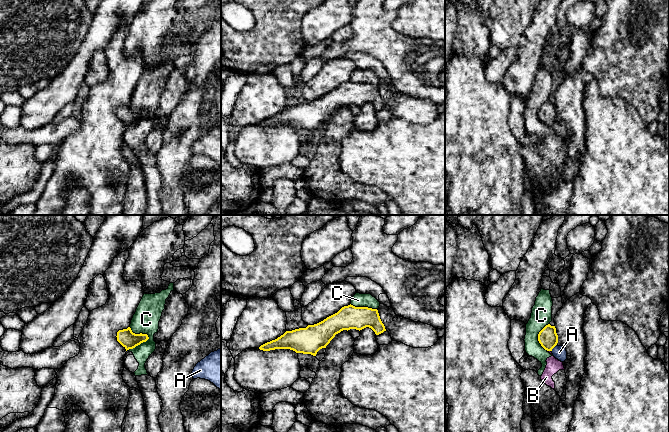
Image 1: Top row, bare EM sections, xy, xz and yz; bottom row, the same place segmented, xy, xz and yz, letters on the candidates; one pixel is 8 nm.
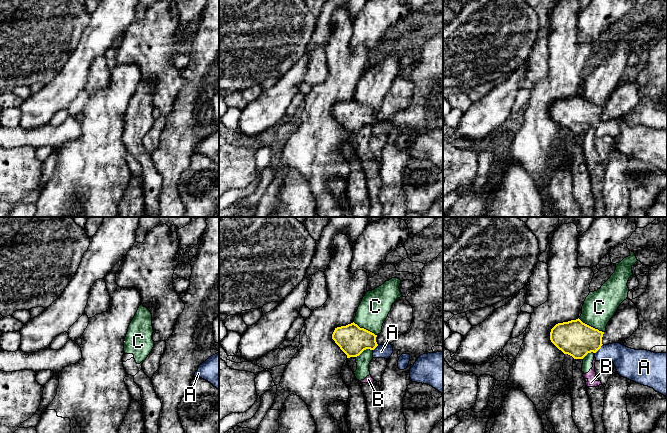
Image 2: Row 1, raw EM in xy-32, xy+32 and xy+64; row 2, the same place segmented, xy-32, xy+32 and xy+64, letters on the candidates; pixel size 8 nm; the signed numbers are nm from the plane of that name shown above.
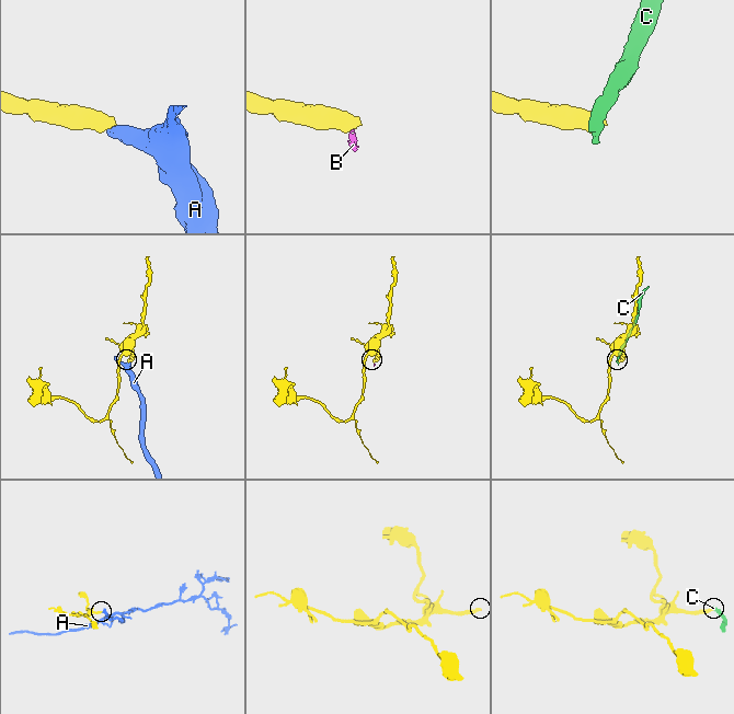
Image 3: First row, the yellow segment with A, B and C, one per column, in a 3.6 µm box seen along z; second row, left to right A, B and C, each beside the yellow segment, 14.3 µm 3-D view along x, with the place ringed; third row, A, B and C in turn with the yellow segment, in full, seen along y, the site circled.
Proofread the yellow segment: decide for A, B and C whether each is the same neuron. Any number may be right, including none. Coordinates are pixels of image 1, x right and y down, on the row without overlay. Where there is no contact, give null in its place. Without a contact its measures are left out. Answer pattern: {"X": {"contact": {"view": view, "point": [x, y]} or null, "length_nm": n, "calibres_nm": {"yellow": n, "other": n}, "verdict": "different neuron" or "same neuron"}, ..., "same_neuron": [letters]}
{"A": {"contact": {"view": "yz", "point": [553, 123]}, "length_nm": 80, "calibres_nm": {"yellow": 160, "other": 110}, "verdict": "same neuron"}, "B": {"contact": {"view": "yz", "point": [549, 126]}, "length_nm": 30, "calibres_nm": {"yellow": 160, "other": 110}, "verdict": "different neuron"}, "C": {"contact": {"view": "xy", "point": [138, 120]}, "length_nm": 220, "calibres_nm": {"yellow": 140, "other": 220}, "verdict": "different neuron"}, "same_neuron": ["A"]}

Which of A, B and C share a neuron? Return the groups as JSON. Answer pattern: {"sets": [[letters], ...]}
{"sets": [["A"], ["B", "C"]]}

